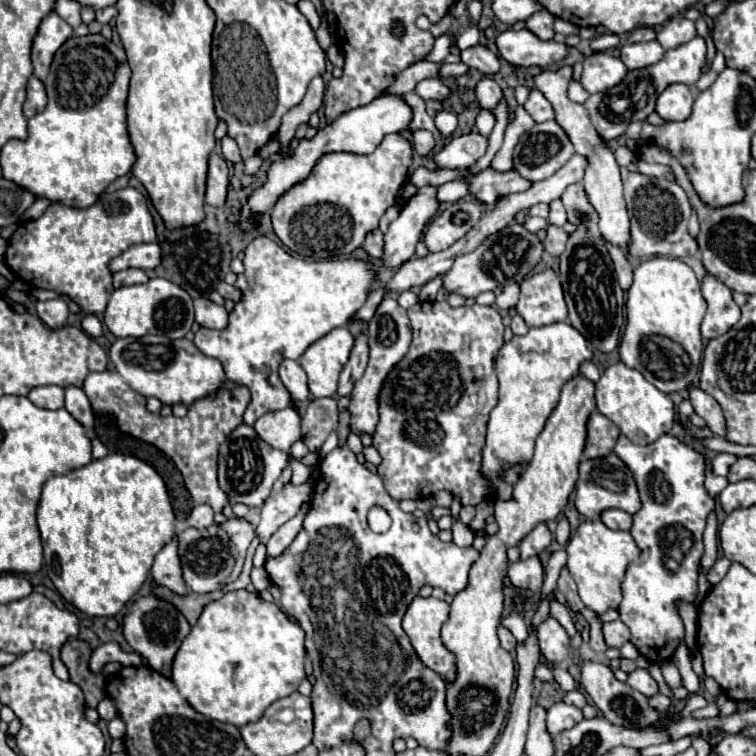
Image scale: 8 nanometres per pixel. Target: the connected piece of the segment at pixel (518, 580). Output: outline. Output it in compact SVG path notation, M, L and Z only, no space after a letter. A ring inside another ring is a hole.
M528 558L528 560L518 560L512 562L508 568L508 578L512 586L516 588L530 588L534 595L524 603L524 611L527 612L540 599L540 586L542 586L542 564L540 558Z

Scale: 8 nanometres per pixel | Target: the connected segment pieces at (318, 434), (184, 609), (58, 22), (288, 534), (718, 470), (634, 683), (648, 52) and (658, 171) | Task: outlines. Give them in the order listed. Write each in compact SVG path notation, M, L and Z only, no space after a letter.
M312 398L302 416L302 440L310 452L318 452L330 432L336 430L336 398Z
M154 586L152 588L152 594L156 594L158 598L164 598L168 602L172 602L186 618L188 622L194 626L200 612L204 610L204 606L212 600L218 600L224 596L222 590L216 590L216 592L208 592L208 594L196 594L196 592L190 592L186 594L184 598L180 598L180 594L172 594L172 590L164 590L164 586Z
M52 10L44 20L40 22L38 34L32 44L32 64L34 64L34 74L44 80L50 68L50 62L54 58L54 52L74 34L74 30Z
M304 502L304 506L300 506L298 514L294 518L290 518L286 524L282 524L278 528L278 532L268 540L268 546L266 546L268 558L274 558L274 556L282 554L292 544L292 540L296 538L296 534L302 530L304 514L308 514L308 502Z
M716 454L710 464L712 464L712 474L716 476L726 476L730 466L736 462L736 456L734 454Z
M642 668L630 672L626 684L632 686L634 690L642 692L644 696L654 696L654 694L658 694L658 684L656 684L656 680L650 676L648 670L642 670Z
M656 40L640 42L640 44L624 44L620 48L620 60L626 64L628 70L656 64L662 56L664 56L664 48Z
M634 158L634 164L638 166L638 170L646 176L654 176L654 178L668 178L668 180L674 180L674 174L672 170L668 170L668 166L660 166L660 164L648 164L648 162L642 162L638 158Z

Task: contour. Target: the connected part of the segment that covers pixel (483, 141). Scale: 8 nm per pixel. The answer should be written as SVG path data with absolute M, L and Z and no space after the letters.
M480 132L466 134L460 138L452 138L448 144L444 144L436 154L436 164L440 168L466 168L472 166L478 158L486 154L488 138Z

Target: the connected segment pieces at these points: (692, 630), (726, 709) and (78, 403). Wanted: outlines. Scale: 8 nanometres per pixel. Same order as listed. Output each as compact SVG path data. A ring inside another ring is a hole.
M678 601L677 603L680 617L684 626L686 626L686 644L688 644L688 650L694 650L696 648L696 616L698 616L698 610L694 606L694 602Z
M720 694L718 700L716 700L716 704L720 706L720 716L724 716L724 714L732 714L732 712L736 712L740 702L734 702L734 700L728 698L726 694Z
M68 386L68 388L66 388L66 410L68 410L78 422L82 422L88 430L92 428L92 424L94 424L94 414L92 414L88 396L84 394L82 388L78 388L78 386Z

